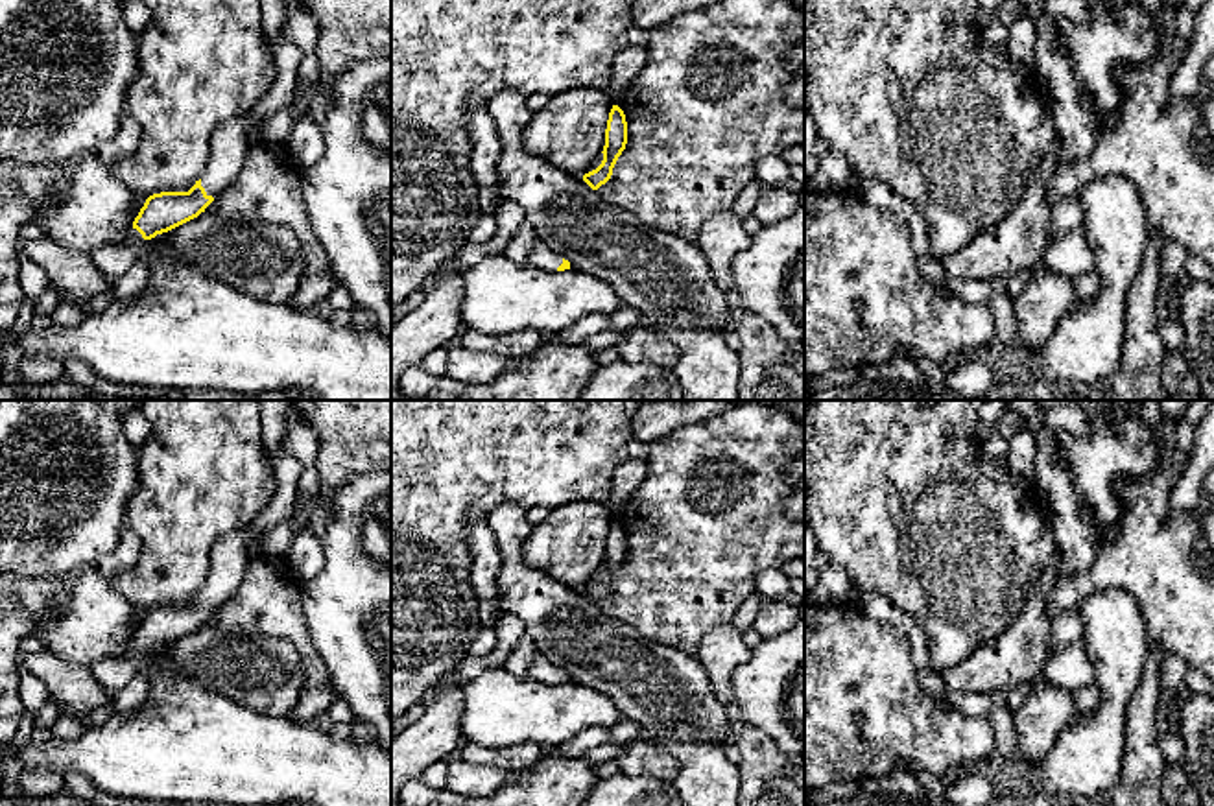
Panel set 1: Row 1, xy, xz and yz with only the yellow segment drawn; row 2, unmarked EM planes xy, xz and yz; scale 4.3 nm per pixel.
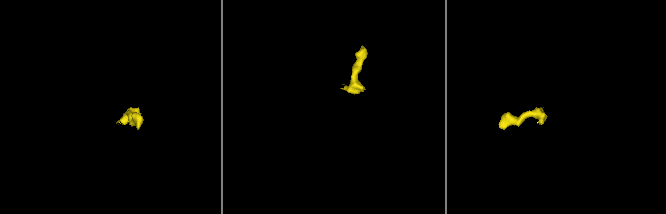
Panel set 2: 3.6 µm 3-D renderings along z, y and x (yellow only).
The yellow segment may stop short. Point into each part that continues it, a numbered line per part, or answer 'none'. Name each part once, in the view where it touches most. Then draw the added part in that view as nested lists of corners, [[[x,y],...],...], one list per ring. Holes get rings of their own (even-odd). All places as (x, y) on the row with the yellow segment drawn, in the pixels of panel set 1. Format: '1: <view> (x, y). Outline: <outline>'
1: xy (229, 146). Outline: [[[253,111],[223,122],[210,138],[210,155],[201,173],[207,196],[216,197],[240,172],[247,155],[251,133],[256,127]]]
2: xy (113, 260). Outline: [[[133,229],[131,240],[125,245],[103,245],[89,255],[100,273],[113,284],[140,260],[144,242],[142,234]]]

